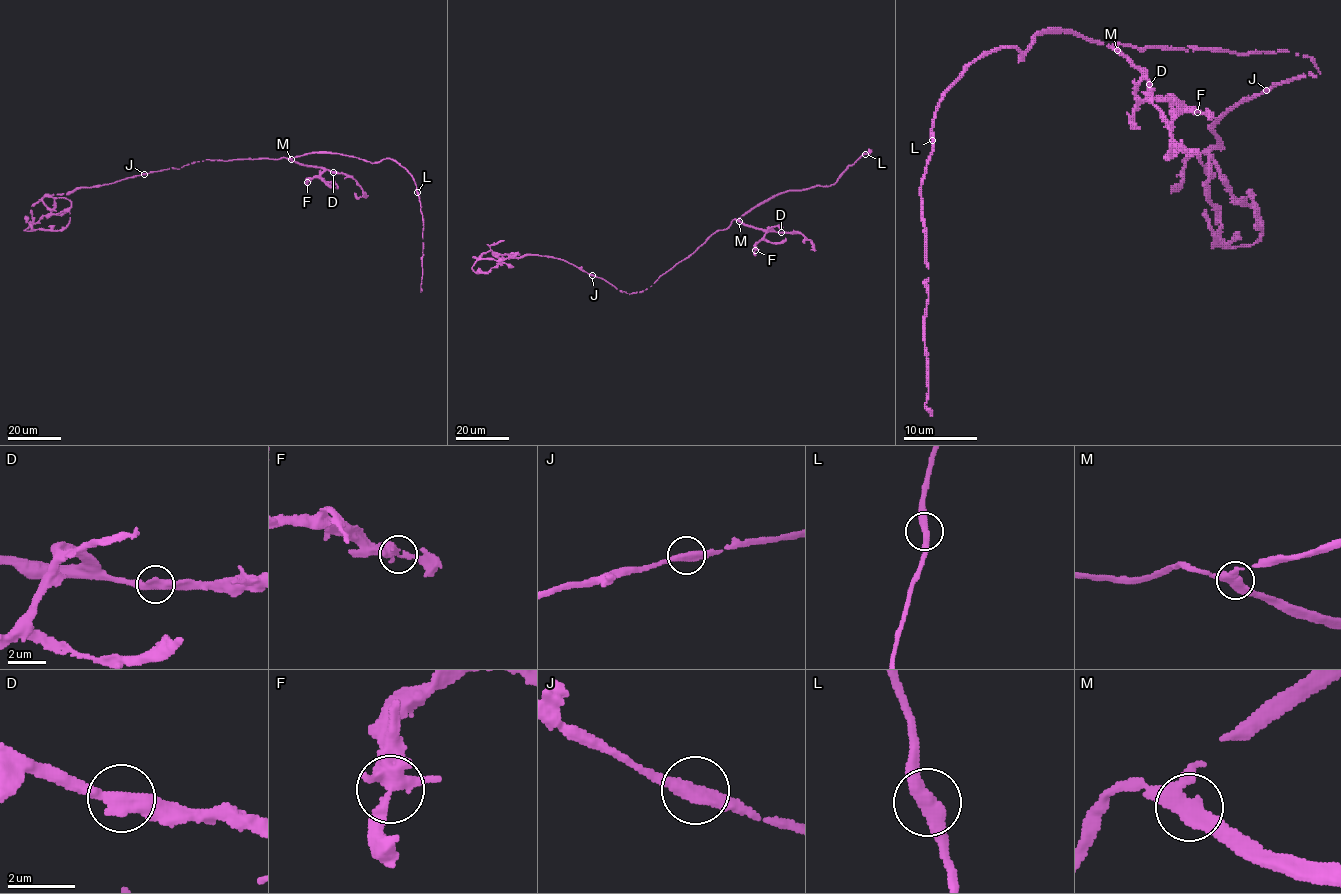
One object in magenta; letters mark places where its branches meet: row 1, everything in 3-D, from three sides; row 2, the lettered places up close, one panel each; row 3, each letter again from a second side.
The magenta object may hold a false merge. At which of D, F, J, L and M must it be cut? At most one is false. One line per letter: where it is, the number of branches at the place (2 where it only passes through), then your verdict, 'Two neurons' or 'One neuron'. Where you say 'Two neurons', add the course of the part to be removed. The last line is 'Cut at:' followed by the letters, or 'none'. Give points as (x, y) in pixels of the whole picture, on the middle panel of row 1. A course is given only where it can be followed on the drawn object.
D: Place: (781, 232). Branches: 2. One neuron
F: Place: (755, 250). Branches: 3. One neuron
J: Place: (592, 275). Branches: 2. One neuron
L: Place: (865, 154). Branches: 2. One neuron
M: Place: (739, 221). Branches: 3. One neuron
Cut at: none

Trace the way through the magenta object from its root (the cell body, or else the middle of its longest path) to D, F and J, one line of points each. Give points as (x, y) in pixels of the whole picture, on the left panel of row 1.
D: (240, 160), (284, 157), (333, 172)
F: (240, 160), (284, 157), (323, 170), (319, 177), (310, 178), (307, 182)
J: (240, 160), (206, 160), (180, 168), (144, 174)

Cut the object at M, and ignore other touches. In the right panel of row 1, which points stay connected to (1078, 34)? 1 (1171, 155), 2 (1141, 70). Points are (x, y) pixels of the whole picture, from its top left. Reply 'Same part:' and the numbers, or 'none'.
Same part: none

